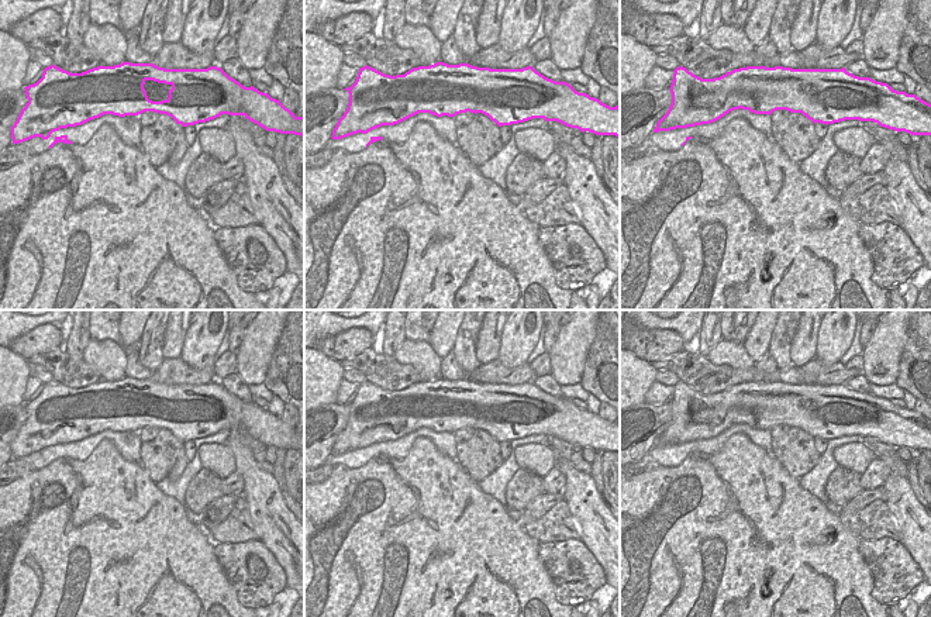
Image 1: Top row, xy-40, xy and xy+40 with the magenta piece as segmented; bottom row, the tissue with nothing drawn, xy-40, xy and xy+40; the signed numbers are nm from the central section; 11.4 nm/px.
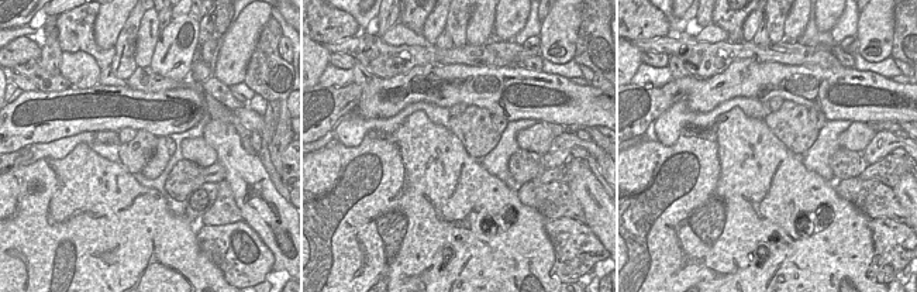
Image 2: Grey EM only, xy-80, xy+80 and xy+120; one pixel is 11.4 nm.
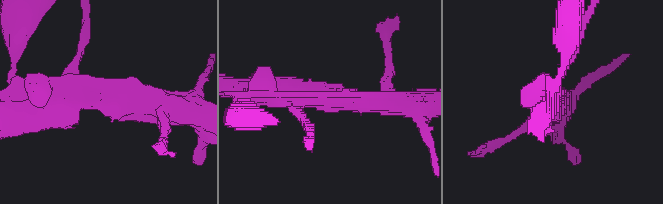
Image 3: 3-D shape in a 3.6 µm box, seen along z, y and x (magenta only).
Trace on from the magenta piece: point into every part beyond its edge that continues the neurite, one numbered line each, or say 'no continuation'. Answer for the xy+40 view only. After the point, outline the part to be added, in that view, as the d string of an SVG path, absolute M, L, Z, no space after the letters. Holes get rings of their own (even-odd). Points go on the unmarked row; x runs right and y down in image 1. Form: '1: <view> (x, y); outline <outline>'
no continuation

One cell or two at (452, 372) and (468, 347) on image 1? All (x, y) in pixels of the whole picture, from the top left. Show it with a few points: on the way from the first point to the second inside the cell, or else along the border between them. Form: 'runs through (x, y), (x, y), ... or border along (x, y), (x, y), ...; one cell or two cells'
runs through (455, 366), (464, 352); one cell

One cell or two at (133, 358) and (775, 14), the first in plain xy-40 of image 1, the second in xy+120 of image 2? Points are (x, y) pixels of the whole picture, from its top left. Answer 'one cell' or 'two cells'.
one cell

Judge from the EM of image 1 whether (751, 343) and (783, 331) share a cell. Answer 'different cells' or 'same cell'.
different cells

